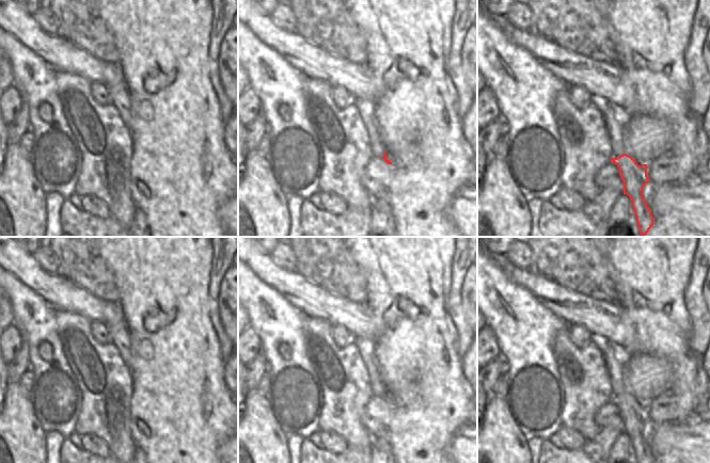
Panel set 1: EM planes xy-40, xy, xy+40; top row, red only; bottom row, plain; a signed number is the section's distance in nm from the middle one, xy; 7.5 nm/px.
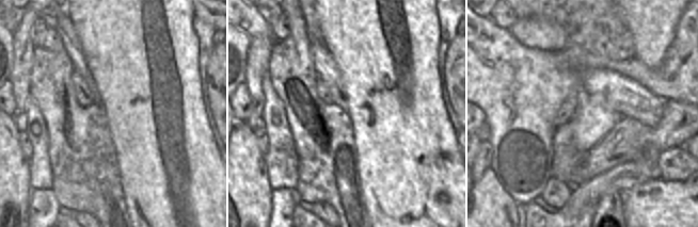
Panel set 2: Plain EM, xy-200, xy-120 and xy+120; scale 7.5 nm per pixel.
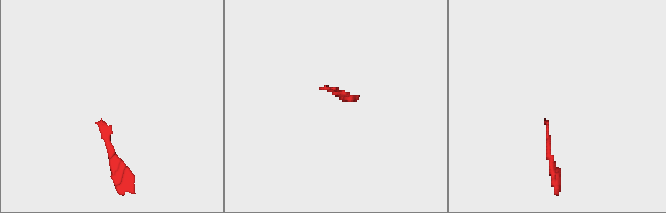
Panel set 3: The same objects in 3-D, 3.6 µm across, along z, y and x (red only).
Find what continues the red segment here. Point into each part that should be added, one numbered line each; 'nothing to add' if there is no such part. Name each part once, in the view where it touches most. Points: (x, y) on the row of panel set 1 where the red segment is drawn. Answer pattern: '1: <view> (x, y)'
1: xy+40 (614, 117)

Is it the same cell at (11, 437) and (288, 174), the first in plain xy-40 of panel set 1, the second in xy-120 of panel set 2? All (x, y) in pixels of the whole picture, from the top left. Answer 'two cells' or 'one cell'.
two cells

